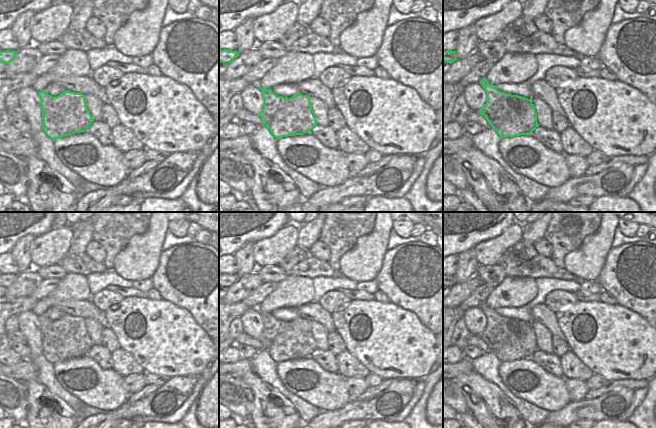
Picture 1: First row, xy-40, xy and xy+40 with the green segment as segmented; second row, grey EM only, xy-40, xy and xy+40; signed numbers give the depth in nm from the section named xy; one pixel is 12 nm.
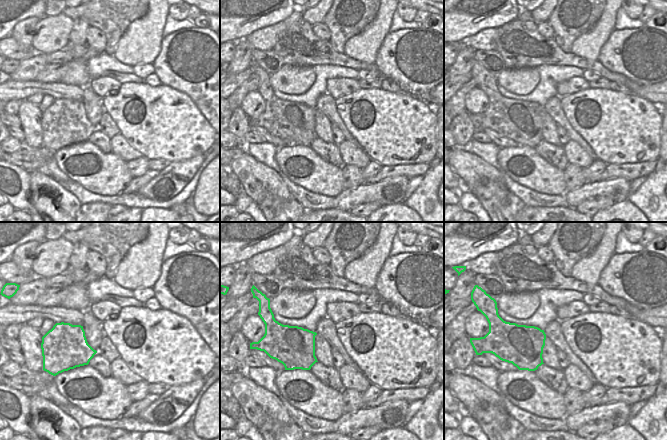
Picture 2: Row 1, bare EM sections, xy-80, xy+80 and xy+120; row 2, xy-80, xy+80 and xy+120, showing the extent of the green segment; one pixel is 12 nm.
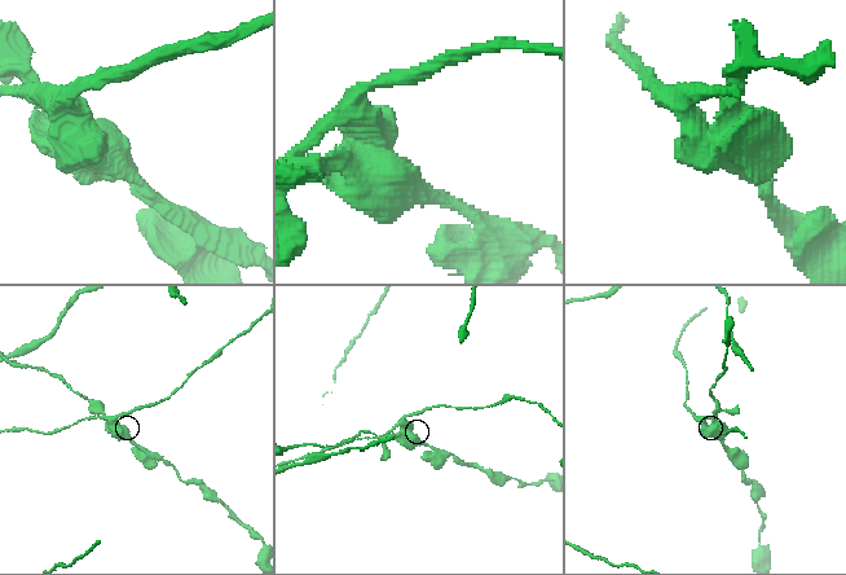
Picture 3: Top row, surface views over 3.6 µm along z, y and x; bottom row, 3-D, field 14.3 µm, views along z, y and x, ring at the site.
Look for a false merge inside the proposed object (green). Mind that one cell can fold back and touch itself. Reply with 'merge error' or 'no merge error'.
merge error

